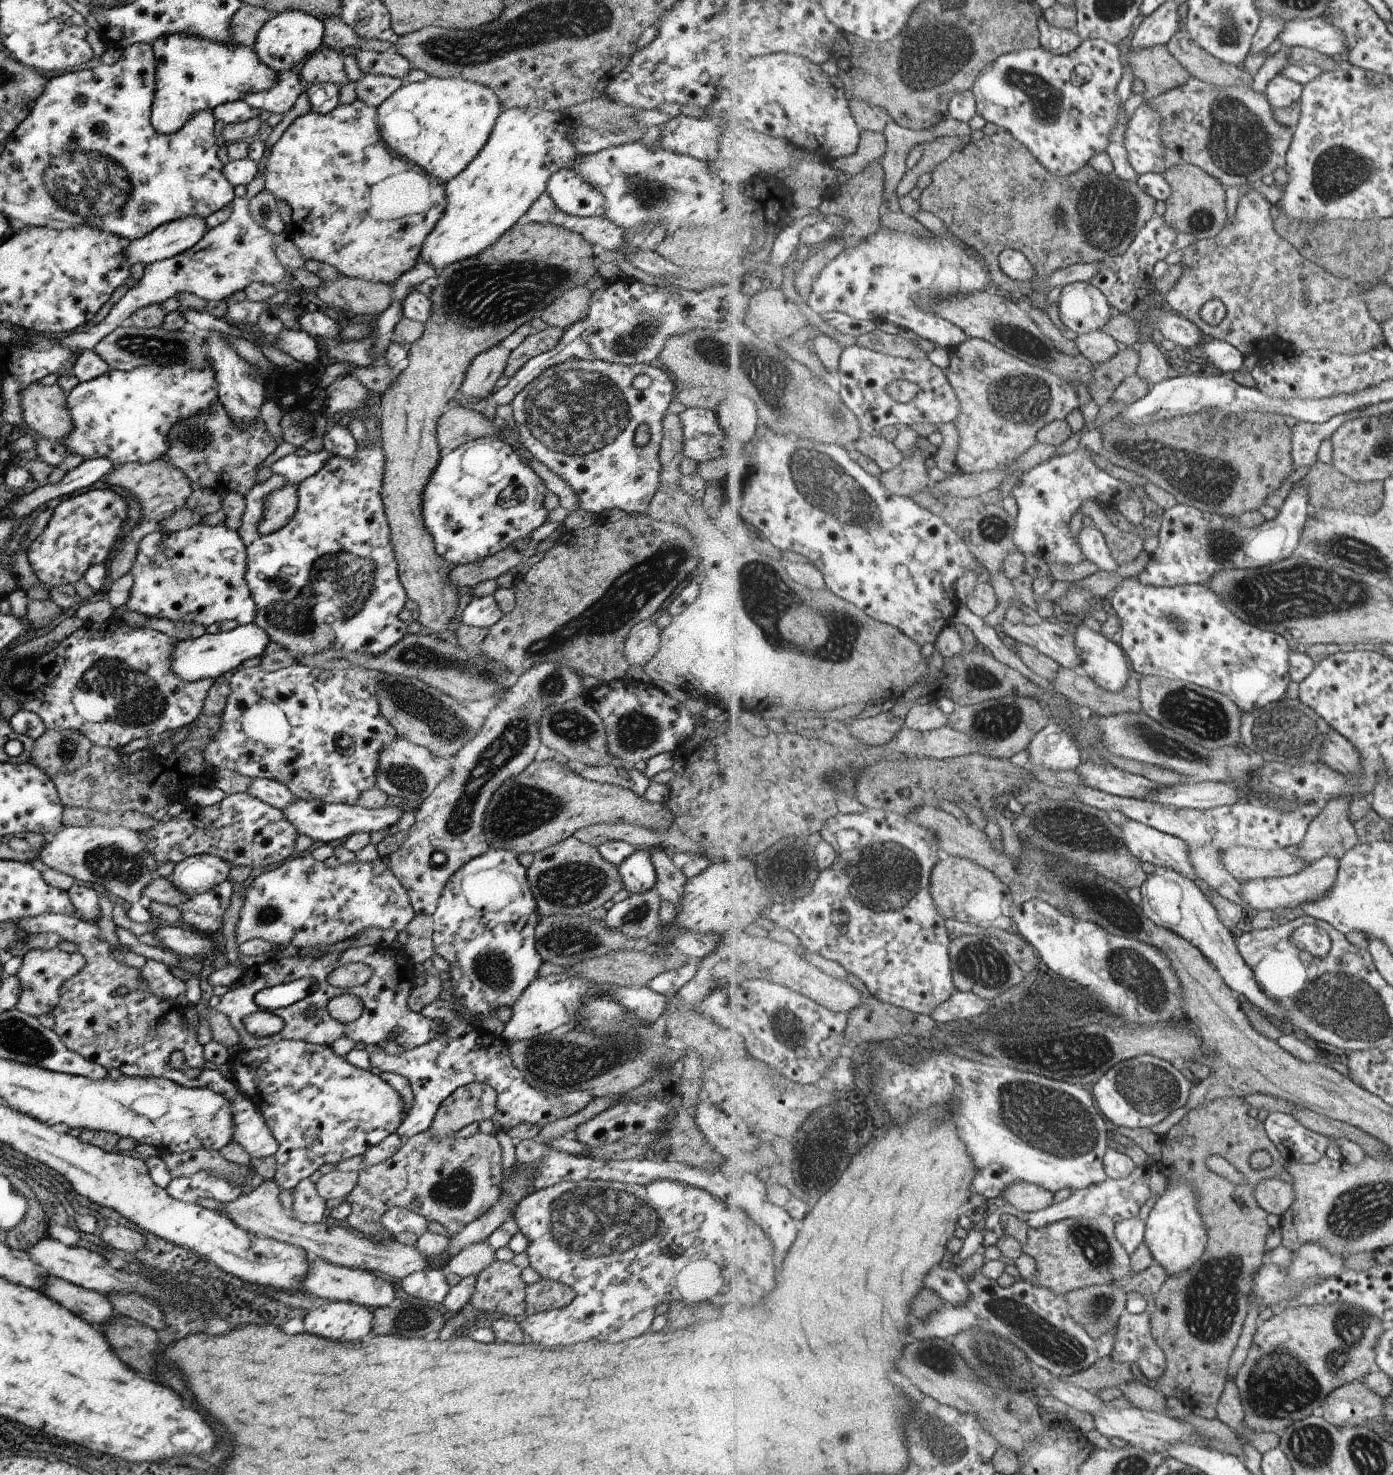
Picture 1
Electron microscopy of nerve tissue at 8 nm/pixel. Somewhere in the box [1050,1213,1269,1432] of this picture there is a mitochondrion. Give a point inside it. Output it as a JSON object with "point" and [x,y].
{"point":[1211,1305]}

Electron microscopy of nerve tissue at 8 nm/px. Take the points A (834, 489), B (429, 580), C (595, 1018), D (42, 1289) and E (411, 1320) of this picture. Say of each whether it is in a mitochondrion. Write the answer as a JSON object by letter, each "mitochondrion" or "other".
{"A":"mitochondrion","B":"other","C":"mitochondrion","D":"other","E":"mitochondrion"}

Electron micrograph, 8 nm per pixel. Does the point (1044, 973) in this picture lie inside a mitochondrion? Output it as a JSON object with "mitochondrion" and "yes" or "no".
{"mitochondrion":"no"}

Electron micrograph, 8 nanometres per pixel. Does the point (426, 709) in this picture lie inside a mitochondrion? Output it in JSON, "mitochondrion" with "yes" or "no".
{"mitochondrion":"yes"}

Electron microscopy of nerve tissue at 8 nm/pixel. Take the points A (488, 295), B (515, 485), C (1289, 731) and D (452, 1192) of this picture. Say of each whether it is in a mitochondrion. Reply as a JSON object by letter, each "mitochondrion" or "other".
{"A":"mitochondrion","B":"other","C":"mitochondrion","D":"mitochondrion"}

